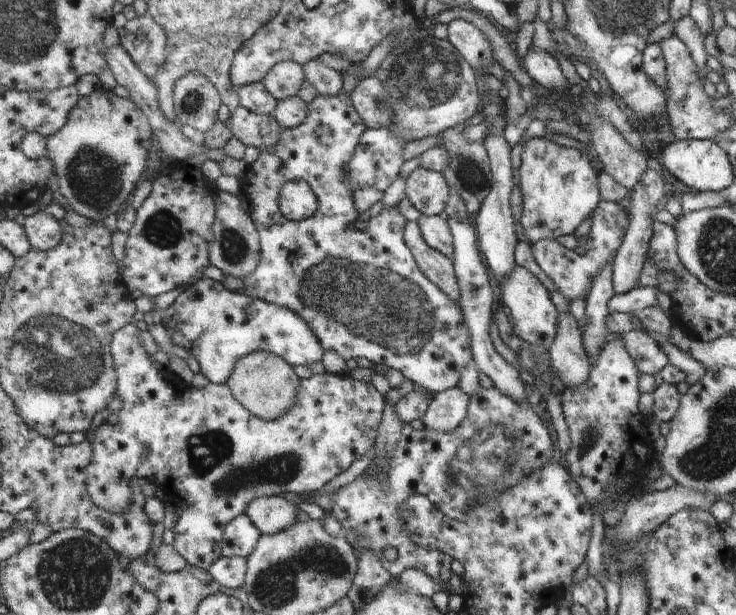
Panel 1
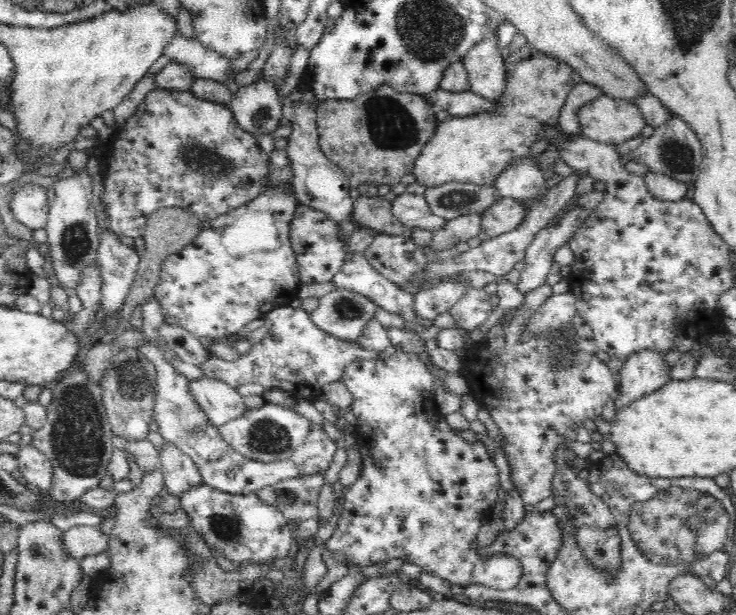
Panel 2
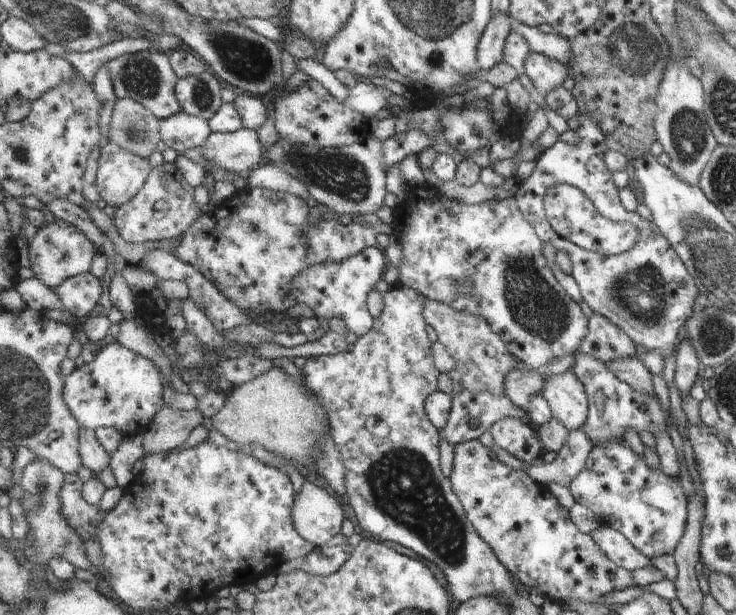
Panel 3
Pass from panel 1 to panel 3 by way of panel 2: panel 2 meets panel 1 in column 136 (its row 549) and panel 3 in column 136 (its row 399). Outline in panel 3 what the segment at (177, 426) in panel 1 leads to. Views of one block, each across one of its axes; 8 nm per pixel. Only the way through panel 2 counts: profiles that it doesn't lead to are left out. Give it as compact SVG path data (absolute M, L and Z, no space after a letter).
M108 341L97 353L93 363L84 363L70 376L64 377L64 400L80 427L97 431L100 427L114 427L123 436L144 434L152 419L165 407L163 400L165 381L157 364L149 358L128 350L119 342Z

